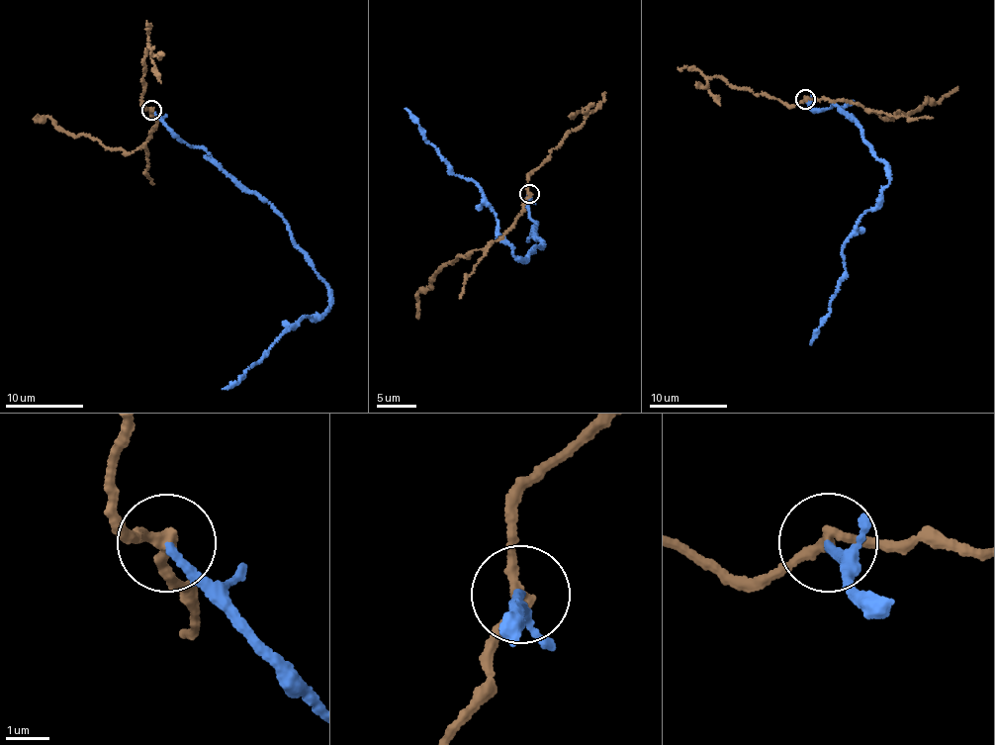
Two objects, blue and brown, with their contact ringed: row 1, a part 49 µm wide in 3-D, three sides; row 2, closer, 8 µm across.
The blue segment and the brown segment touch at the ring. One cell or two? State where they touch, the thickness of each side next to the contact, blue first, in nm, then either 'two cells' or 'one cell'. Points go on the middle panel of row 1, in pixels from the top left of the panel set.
place (529, 193); calibres 170 and 200 nm; two cells

